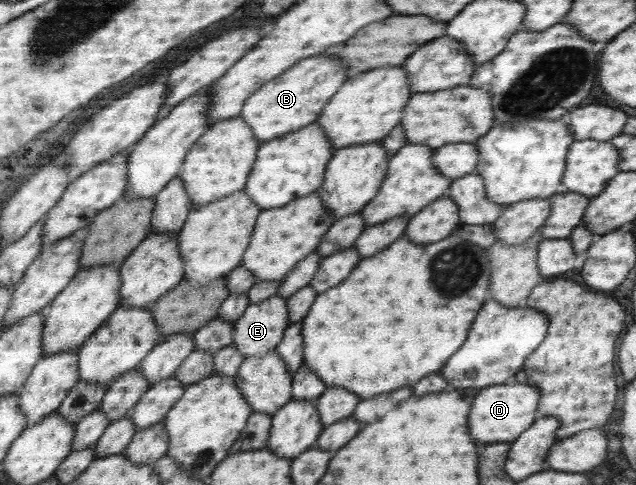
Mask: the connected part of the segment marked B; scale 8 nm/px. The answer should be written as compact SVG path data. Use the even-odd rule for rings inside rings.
M328 51L310 55L259 87L244 103L239 116L248 123L260 142L298 131L300 127L317 121L322 108L340 89L346 77L346 65L334 55L328 57Z

